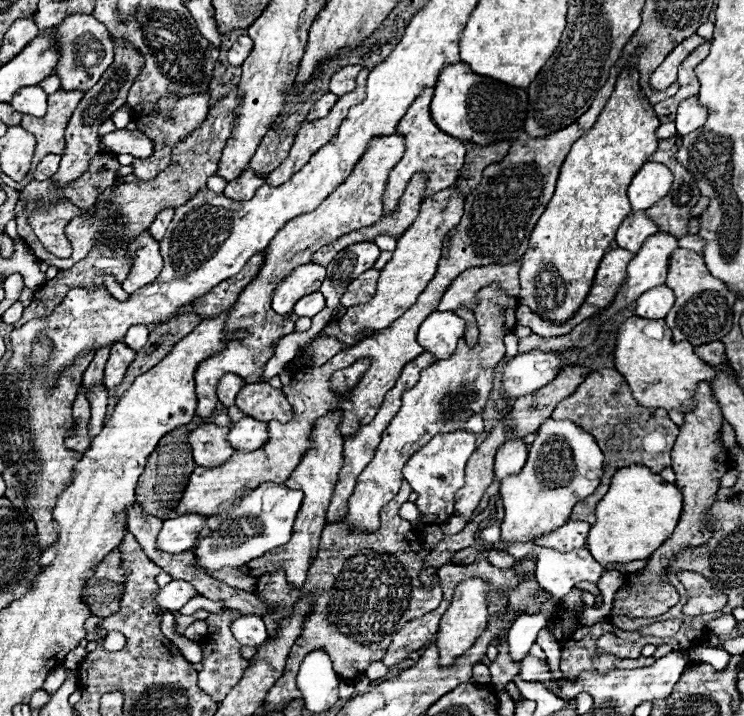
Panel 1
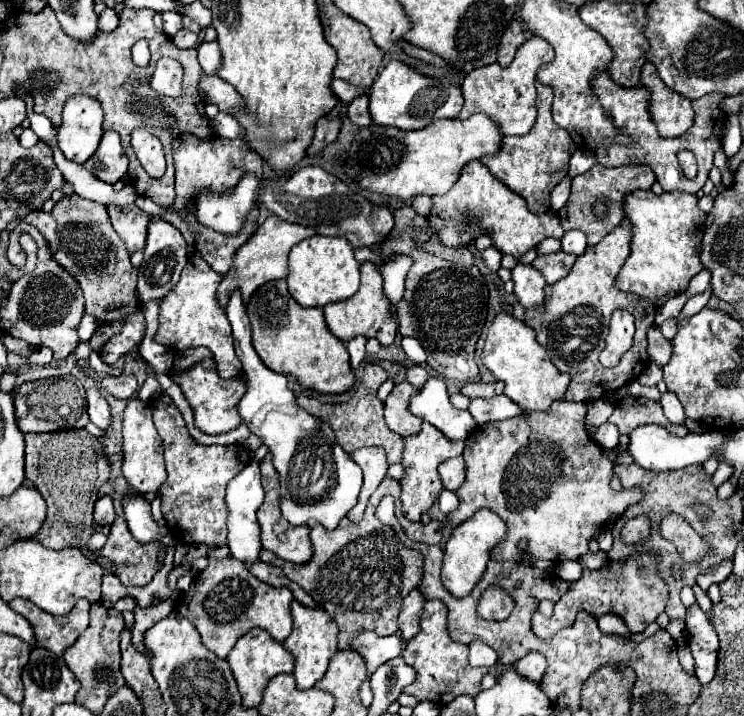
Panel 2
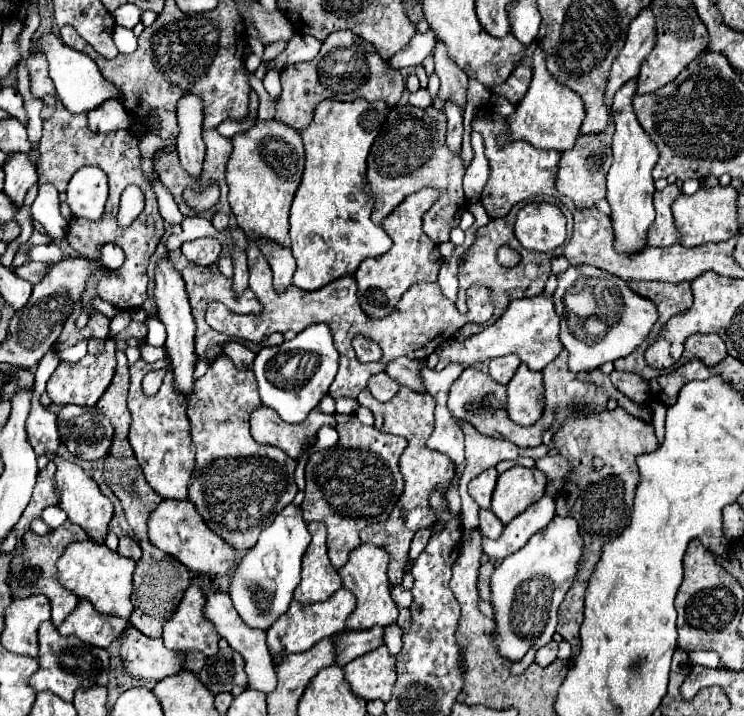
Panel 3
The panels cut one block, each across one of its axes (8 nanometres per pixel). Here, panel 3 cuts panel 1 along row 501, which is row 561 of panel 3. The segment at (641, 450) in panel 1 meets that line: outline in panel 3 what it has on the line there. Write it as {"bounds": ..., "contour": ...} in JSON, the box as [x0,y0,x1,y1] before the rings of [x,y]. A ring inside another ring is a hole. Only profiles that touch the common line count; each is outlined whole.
{"bounds":[519,408,658,660],"contour":[[[616,408],[612,412],[604,410],[598,414],[590,416],[580,416],[580,418],[570,418],[564,422],[564,426],[554,434],[550,445],[542,444],[535,448],[519,448],[521,457],[530,457],[534,460],[542,458],[554,446],[558,454],[570,460],[574,474],[572,482],[566,488],[566,504],[568,504],[568,516],[572,516],[578,522],[580,536],[584,538],[584,560],[580,564],[580,572],[568,590],[564,602],[560,604],[560,614],[558,614],[558,628],[556,632],[572,644],[572,656],[574,660],[580,654],[580,638],[578,630],[582,624],[582,610],[584,610],[584,598],[586,598],[586,588],[588,580],[602,556],[602,546],[624,532],[624,528],[630,522],[632,514],[632,500],[636,494],[636,484],[638,484],[638,468],[636,468],[636,456],[644,452],[654,452],[658,448],[658,438],[654,434],[654,426],[646,424],[634,416],[630,416],[624,408]],[[602,458],[604,466],[602,470],[594,470],[592,460]]]}

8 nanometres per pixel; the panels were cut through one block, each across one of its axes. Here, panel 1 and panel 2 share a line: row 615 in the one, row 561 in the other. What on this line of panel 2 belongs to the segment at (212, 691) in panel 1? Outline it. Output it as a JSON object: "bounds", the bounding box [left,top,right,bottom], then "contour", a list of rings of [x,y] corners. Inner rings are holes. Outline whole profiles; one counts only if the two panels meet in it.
{"bounds":[176,560,294,658],"contour":[[[210,560],[208,568],[200,572],[188,592],[182,592],[176,606],[182,616],[186,616],[202,636],[202,644],[214,652],[218,658],[226,658],[236,640],[252,628],[268,630],[276,640],[286,640],[292,632],[290,602],[294,600],[288,588],[272,588],[252,576],[242,562],[232,560]]]}

